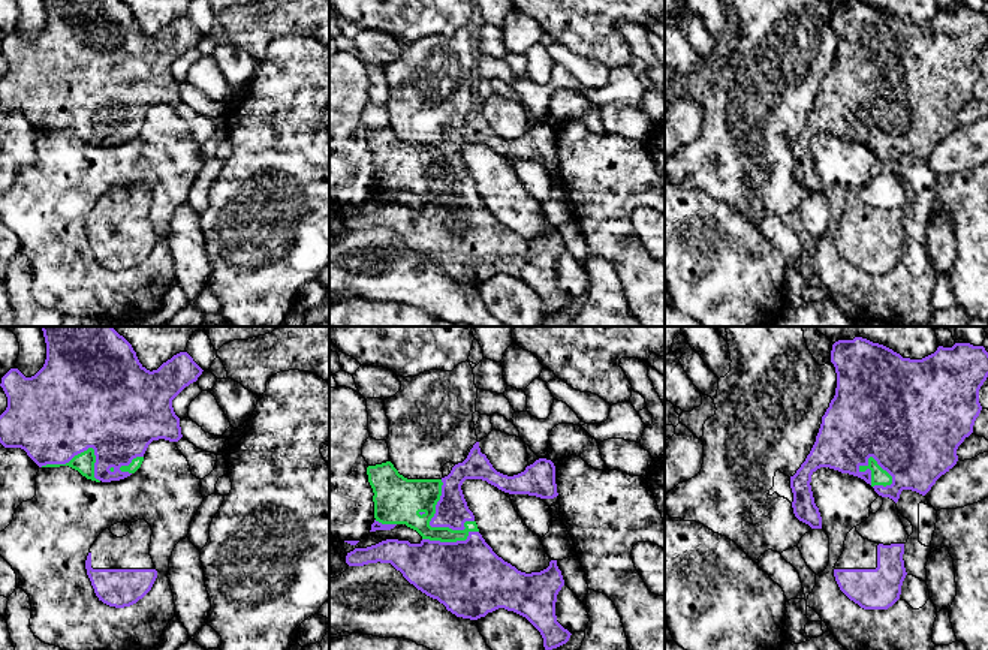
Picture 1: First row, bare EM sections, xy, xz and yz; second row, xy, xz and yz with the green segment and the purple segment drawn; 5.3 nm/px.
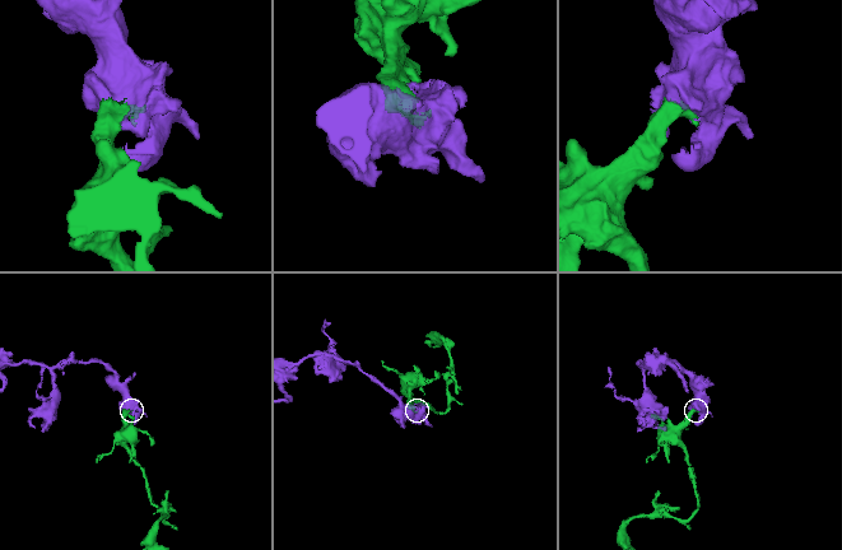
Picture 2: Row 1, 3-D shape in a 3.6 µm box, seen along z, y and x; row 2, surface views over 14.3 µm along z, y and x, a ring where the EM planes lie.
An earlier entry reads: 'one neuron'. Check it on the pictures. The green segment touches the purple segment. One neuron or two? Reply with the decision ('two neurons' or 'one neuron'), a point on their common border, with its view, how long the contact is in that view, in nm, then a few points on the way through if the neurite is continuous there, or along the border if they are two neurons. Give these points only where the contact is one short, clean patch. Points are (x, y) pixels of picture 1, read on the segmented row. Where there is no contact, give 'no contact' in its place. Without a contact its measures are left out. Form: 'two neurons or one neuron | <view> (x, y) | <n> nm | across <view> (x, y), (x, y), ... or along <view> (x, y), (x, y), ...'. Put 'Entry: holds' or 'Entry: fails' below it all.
one neuron | xz (431, 517) | 300 nm
Entry: holds

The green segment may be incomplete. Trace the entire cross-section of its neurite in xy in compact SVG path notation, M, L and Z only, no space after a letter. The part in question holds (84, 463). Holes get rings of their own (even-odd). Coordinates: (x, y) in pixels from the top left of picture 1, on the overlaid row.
M42 326L46 343L43 367L31 377L10 368L0 386L7 397L7 407L0 415L0 443L21 448L39 467L69 466L96 482L120 481L135 473L153 440L178 442L180 418L172 400L202 374L202 368L187 352L180 352L157 370L147 370L132 344L112 326Z

